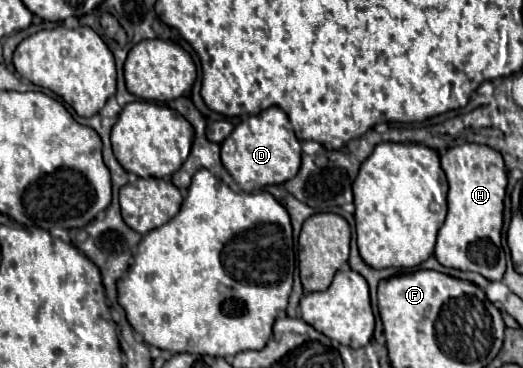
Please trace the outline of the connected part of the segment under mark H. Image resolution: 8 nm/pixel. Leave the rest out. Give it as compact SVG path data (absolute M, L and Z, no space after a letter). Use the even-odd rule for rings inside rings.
M461 144L449 148L441 156L441 168L449 182L447 218L435 242L435 258L439 264L471 270L487 280L501 280L505 274L505 252L501 248L503 200L507 188L507 170L503 156L481 144Z

